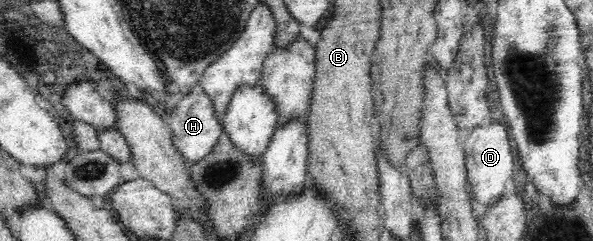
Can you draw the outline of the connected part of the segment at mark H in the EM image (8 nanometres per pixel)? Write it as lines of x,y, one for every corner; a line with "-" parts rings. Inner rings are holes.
206,92
185,94
176,106
176,111
168,114
165,119
172,130
174,143
178,145
178,149
182,151
182,155
188,159
188,162
194,164
197,160
204,158
212,150
212,146
218,142
225,128
223,120
219,118
214,101

